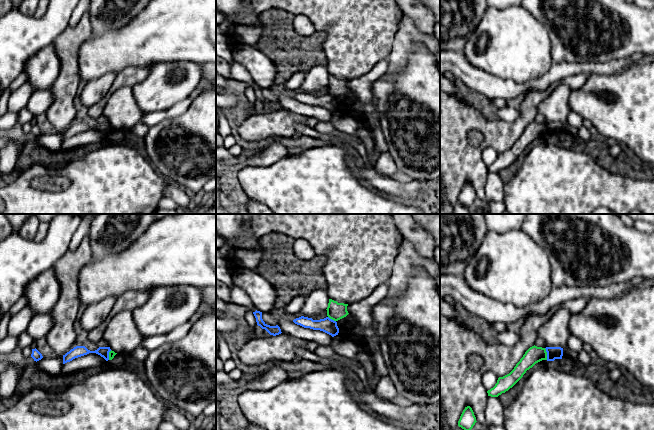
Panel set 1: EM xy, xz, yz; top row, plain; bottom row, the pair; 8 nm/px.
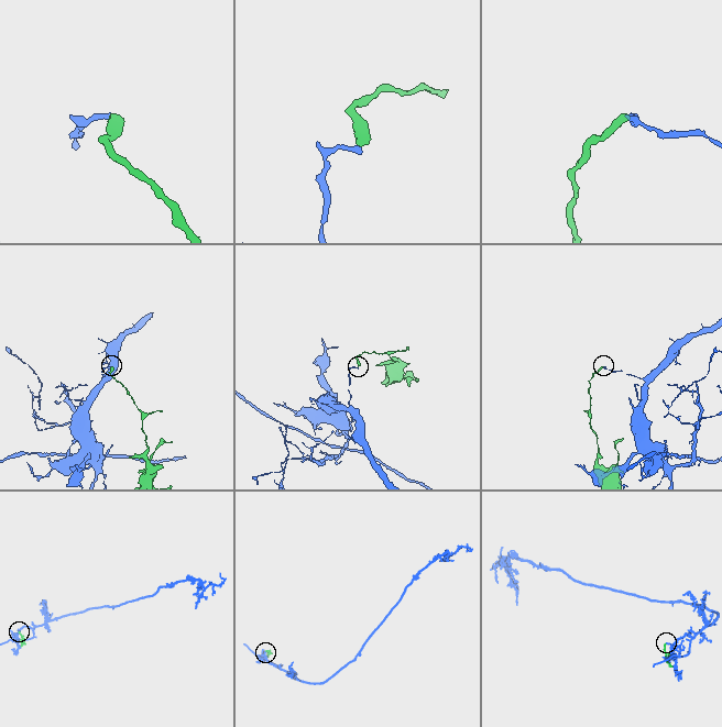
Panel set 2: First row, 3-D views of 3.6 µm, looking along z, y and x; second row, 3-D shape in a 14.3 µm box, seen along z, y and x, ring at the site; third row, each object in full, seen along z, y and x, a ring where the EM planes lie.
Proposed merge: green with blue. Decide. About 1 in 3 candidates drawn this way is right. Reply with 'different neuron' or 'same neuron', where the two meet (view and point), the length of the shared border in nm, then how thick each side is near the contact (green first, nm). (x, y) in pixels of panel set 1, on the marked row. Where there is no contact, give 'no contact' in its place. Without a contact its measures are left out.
different neuron; meets green in yz at (546, 354); contact 100 nm long; 140 nm thick on the green side, 100 nm on the other

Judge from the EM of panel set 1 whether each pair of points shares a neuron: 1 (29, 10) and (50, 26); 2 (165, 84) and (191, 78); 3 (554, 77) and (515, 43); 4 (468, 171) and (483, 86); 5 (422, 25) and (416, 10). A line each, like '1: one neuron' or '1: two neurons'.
1: two neurons
2: one neuron
3: two neurons
4: two neurons
5: one neuron

